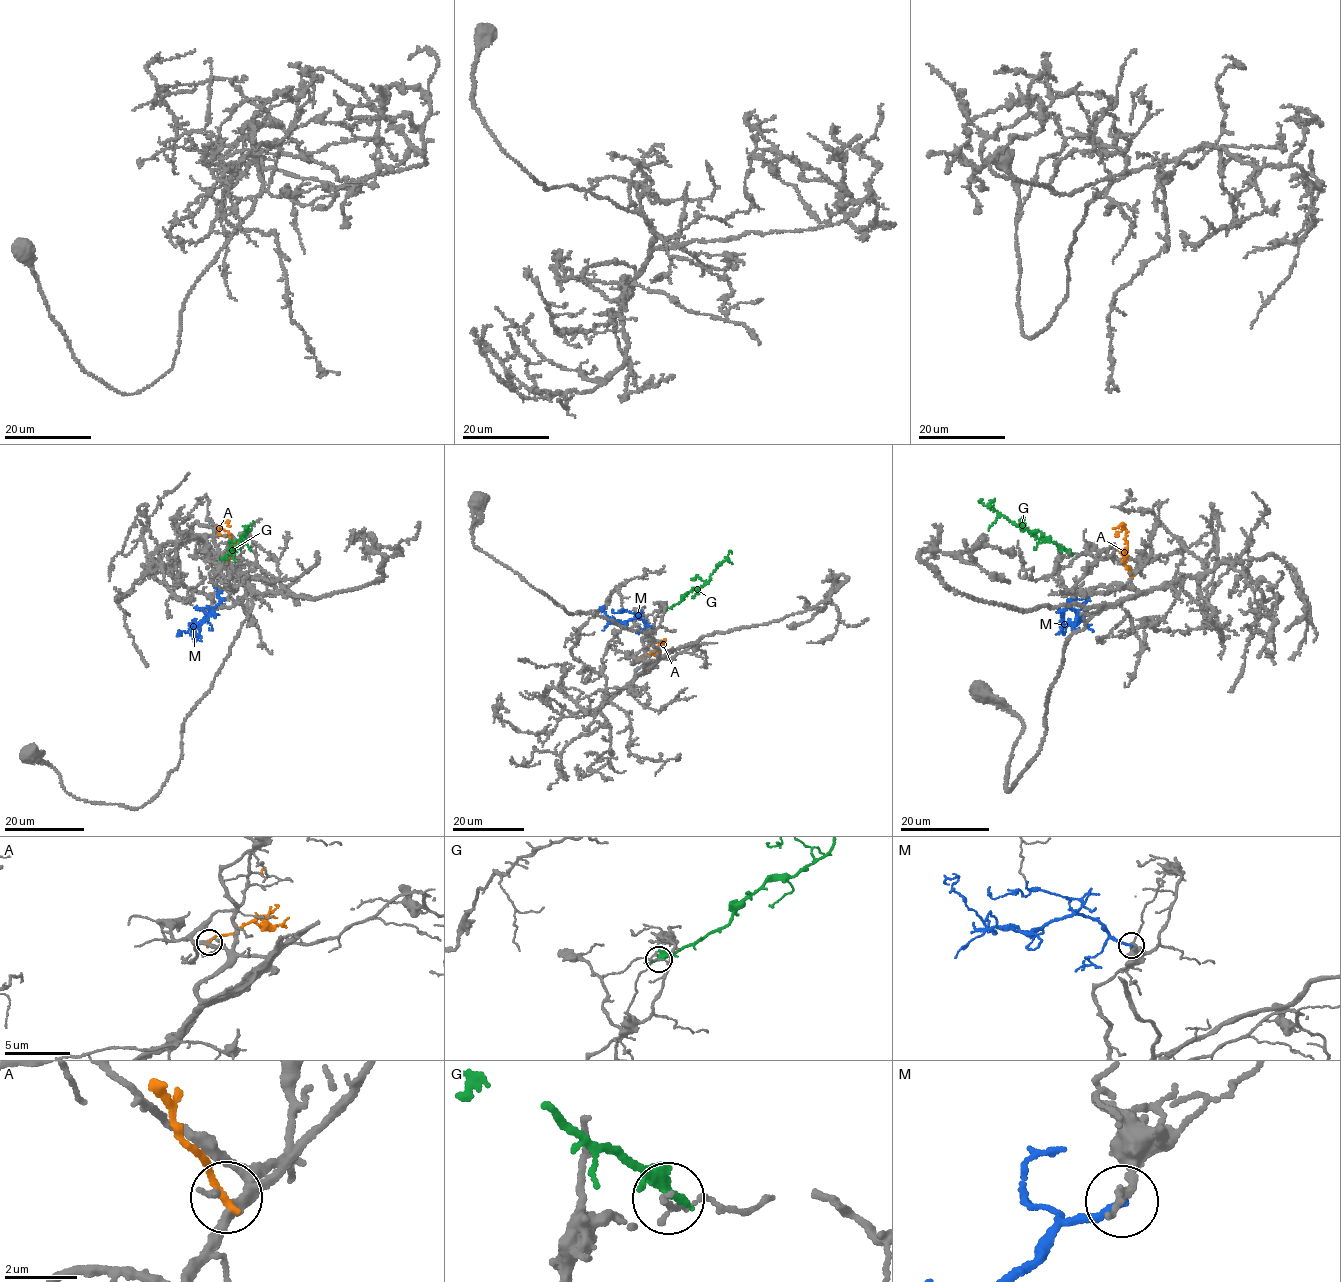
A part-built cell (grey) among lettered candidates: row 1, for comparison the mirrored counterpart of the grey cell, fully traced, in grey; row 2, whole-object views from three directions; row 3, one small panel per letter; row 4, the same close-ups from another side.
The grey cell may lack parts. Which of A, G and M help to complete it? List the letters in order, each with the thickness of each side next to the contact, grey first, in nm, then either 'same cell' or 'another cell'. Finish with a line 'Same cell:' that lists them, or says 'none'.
A: calibres 180 and 200 nm; another cell
G: calibres 170 and 320 nm; another cell
M: calibres 180 and 220 nm; another cell
Same cell: none

